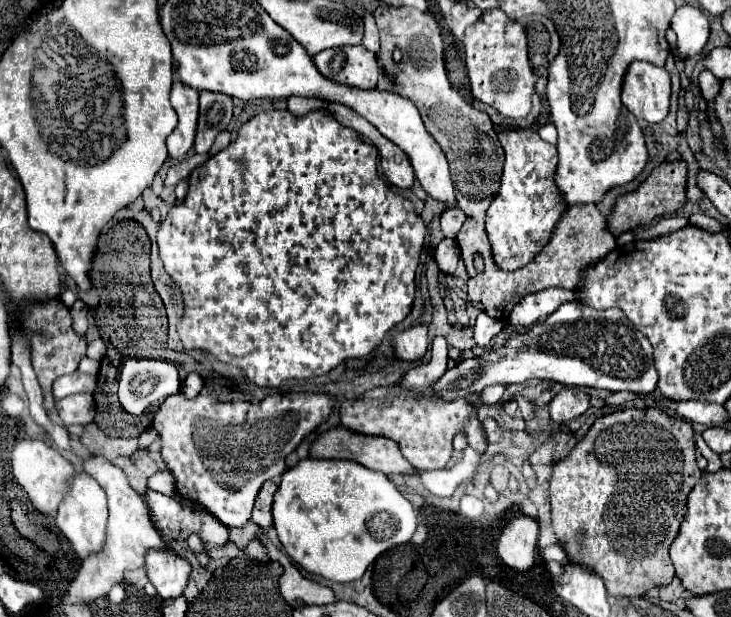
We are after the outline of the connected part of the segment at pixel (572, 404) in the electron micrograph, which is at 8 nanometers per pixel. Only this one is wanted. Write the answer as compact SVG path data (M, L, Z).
M577 389L559 391L549 403L551 419L557 423L563 423L567 419L575 419L583 415L589 409L589 399L591 397L585 391L577 391Z

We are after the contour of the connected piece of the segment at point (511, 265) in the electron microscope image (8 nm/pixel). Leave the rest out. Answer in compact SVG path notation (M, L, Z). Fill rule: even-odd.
M509 129L499 133L505 151L501 189L487 209L487 235L493 247L495 263L505 271L527 265L549 241L549 235L567 209L555 185L557 149L543 141L533 129Z

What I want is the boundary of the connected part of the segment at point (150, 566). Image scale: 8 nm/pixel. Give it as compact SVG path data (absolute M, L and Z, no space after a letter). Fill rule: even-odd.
M151 549L145 557L145 571L157 593L163 599L169 599L179 597L183 593L191 573L191 565L179 555Z

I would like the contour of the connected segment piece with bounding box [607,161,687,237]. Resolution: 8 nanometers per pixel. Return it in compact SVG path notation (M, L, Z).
M683 161L679 163L661 163L655 167L649 177L639 185L637 191L625 193L623 197L615 199L615 205L611 209L611 215L607 219L609 231L617 237L623 231L631 231L643 225L649 225L655 217L665 213L675 213L685 203L685 177L687 177L687 165Z

